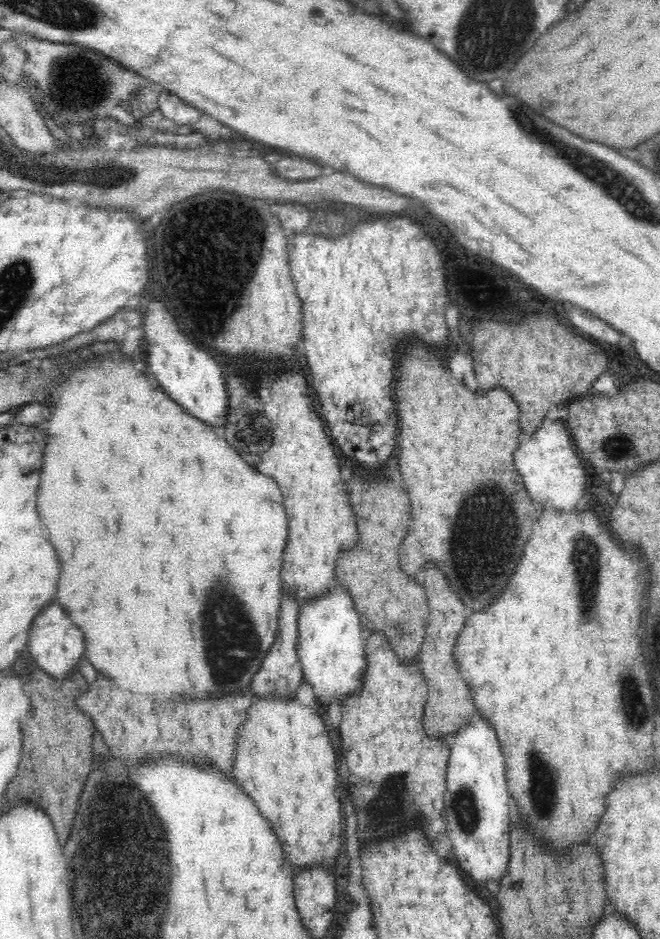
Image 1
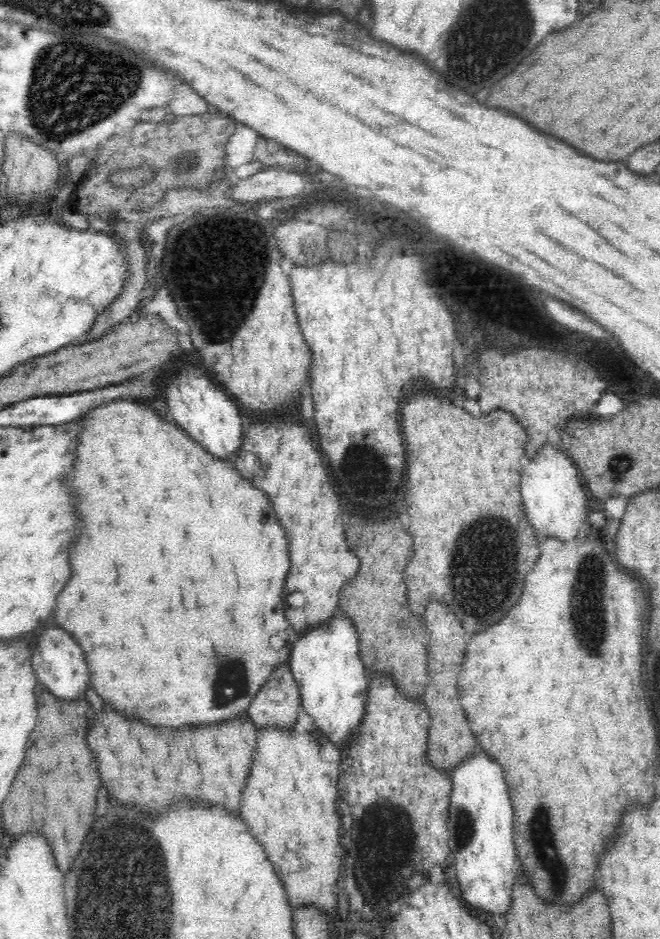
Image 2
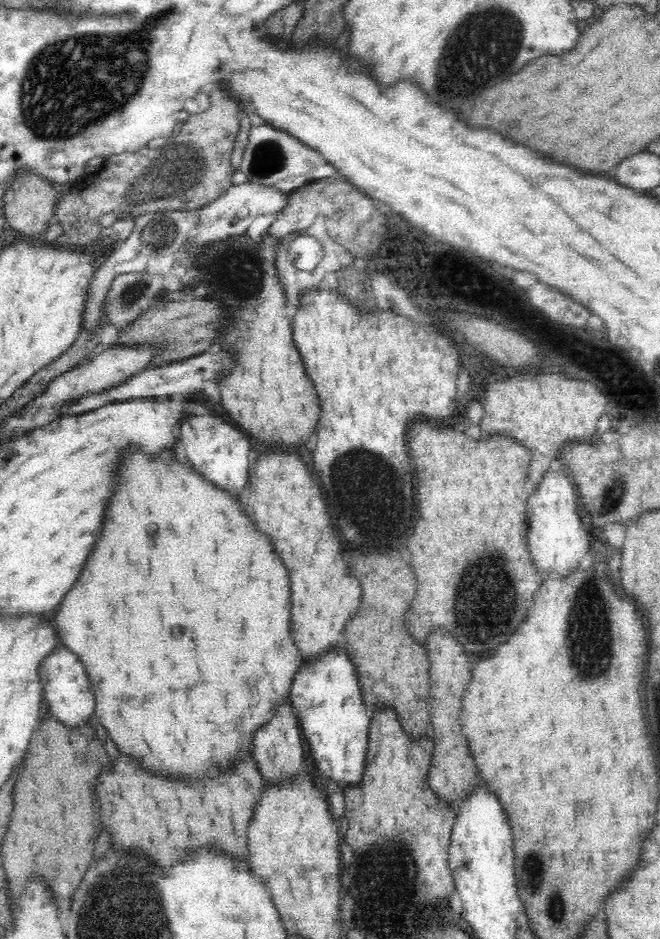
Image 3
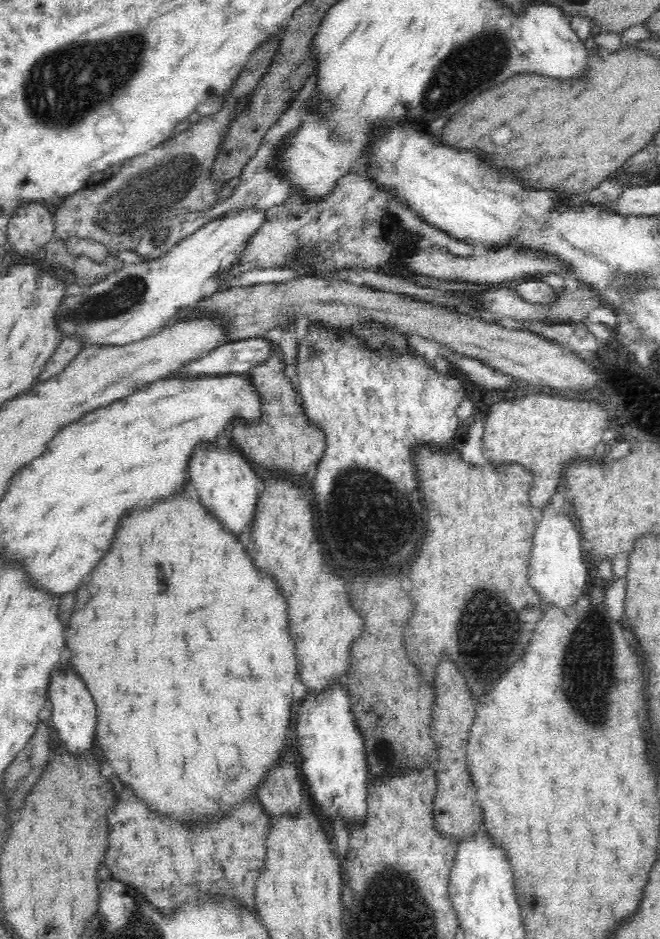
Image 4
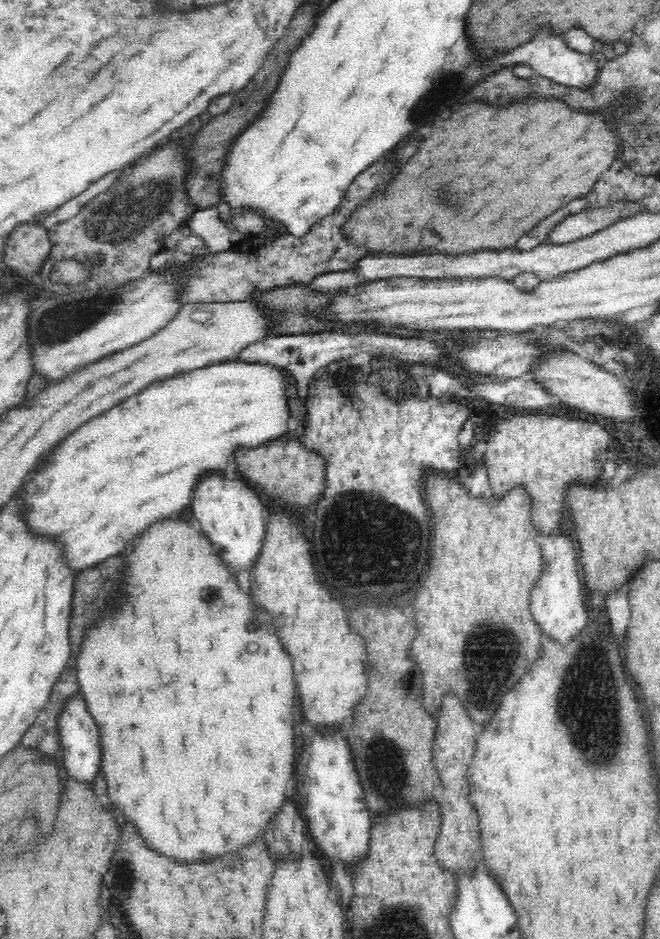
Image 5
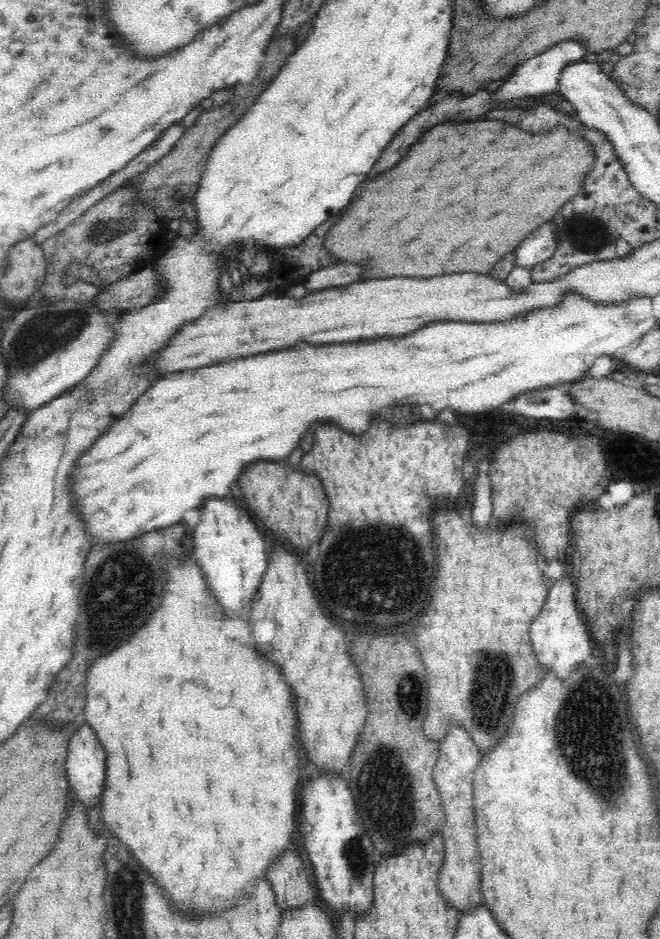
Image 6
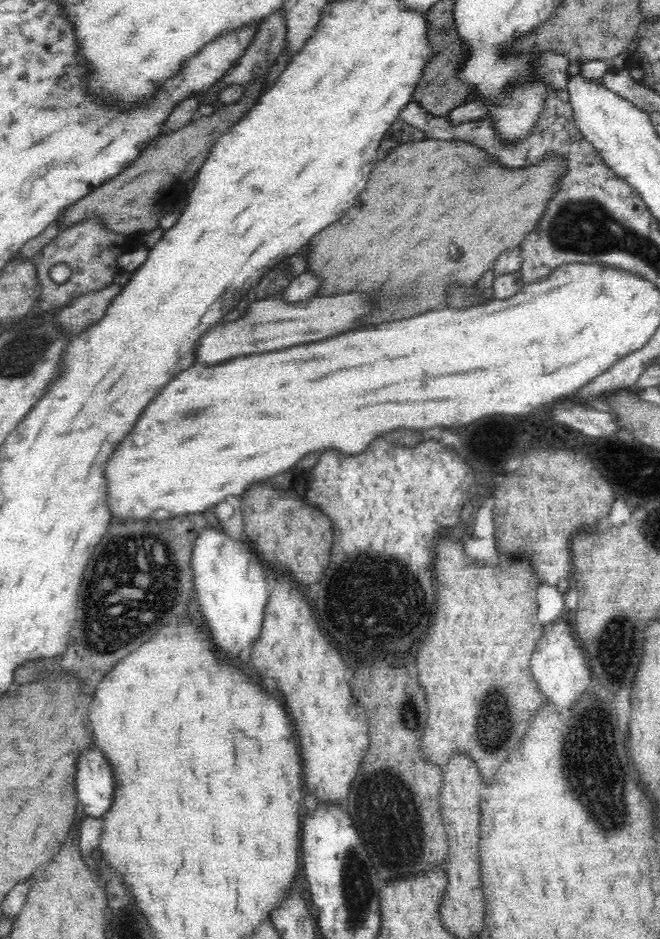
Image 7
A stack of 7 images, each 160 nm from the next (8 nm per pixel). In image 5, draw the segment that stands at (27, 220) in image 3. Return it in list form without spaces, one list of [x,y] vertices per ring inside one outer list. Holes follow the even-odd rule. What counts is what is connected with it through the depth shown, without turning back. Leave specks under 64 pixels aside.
[[[22,221],[5,244],[4,268],[30,279],[40,273],[51,251],[48,229],[41,221]]]

